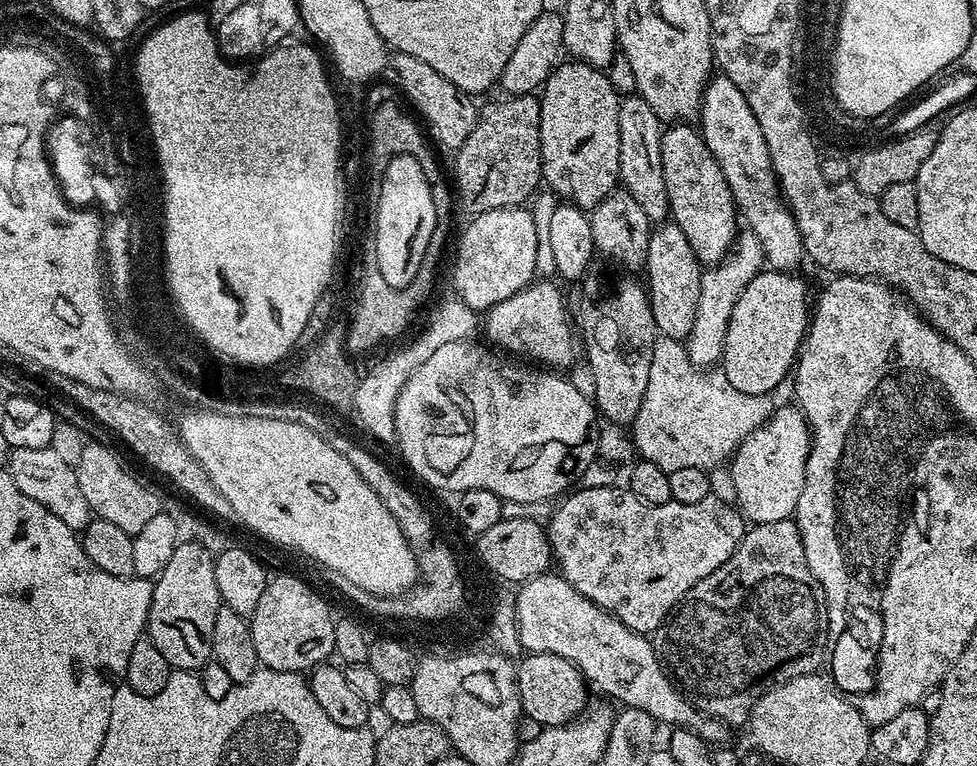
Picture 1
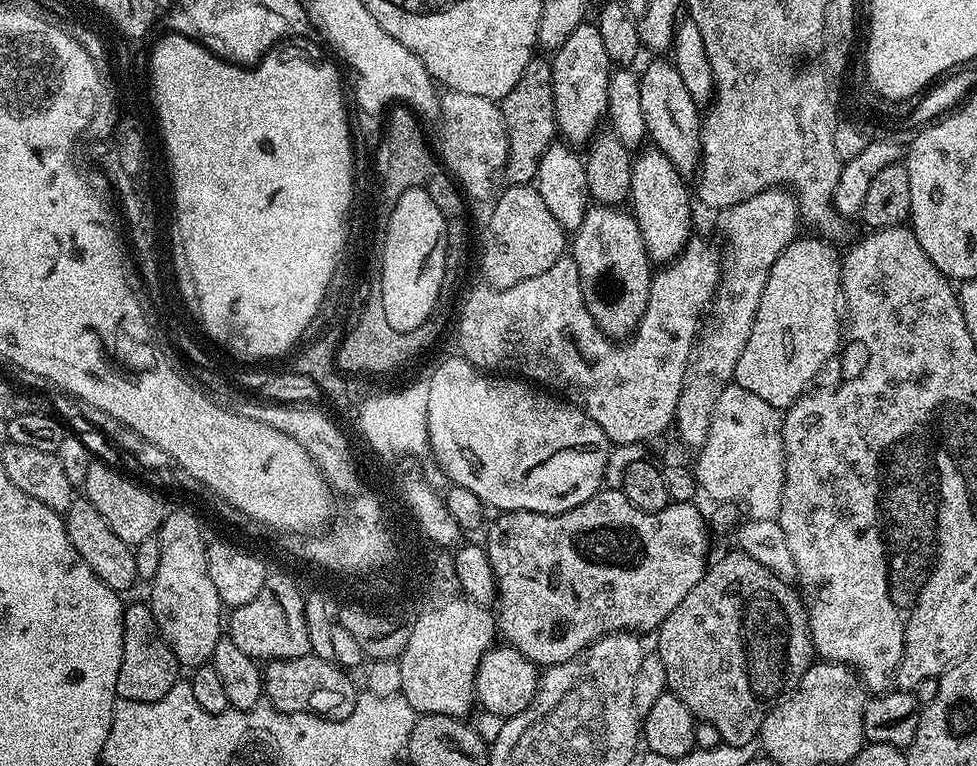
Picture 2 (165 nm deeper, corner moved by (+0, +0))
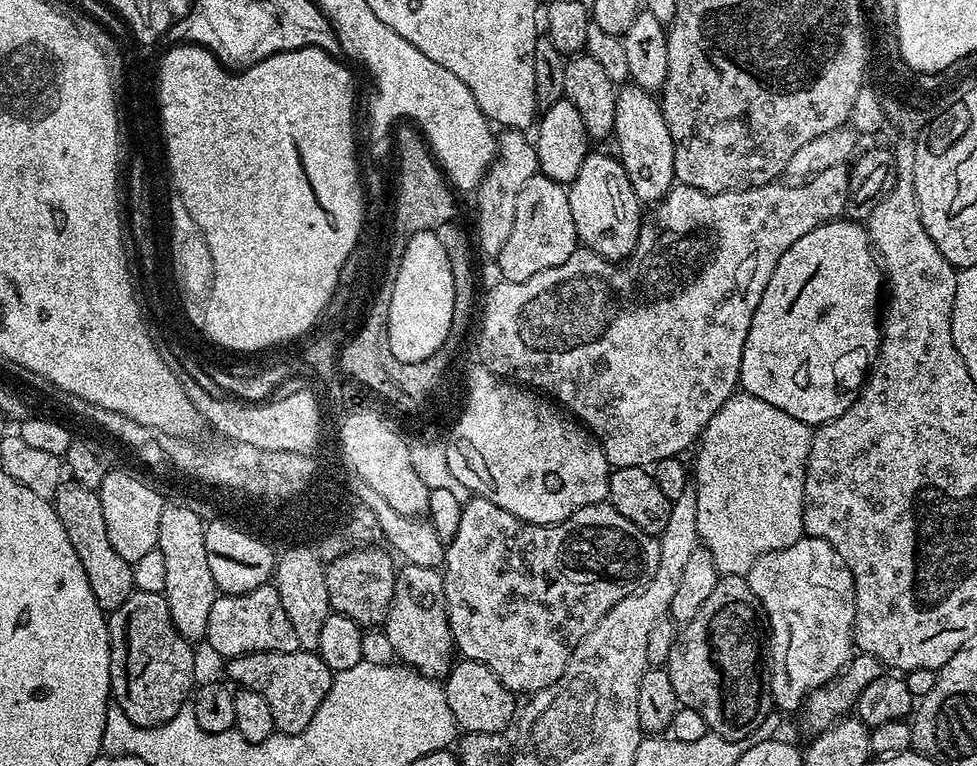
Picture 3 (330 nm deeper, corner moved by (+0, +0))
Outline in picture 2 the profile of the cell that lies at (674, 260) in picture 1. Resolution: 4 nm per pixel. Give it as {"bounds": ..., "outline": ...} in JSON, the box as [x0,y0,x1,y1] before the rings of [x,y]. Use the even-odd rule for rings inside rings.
{"bounds":[628,146,694,266],"outline":[[[648,146],[639,155],[632,162],[632,177],[628,191],[630,211],[632,217],[638,222],[638,230],[642,230],[649,260],[663,266],[688,245],[693,235],[692,204],[694,205],[694,200],[690,195],[689,185],[688,188],[684,185],[687,184],[685,177],[680,175],[677,168],[670,162],[670,158],[666,158],[666,154],[659,152],[655,146]]]}

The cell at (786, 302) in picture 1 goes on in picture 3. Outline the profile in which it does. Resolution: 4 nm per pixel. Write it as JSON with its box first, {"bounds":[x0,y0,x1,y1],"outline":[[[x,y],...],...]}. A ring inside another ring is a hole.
{"bounds":[739,218,882,426],"outline":[[[841,218],[831,220],[810,234],[802,234],[782,258],[778,258],[778,266],[774,266],[774,274],[770,274],[770,282],[766,282],[766,290],[762,290],[762,302],[758,302],[758,310],[754,310],[754,318],[750,318],[750,334],[746,334],[746,346],[742,350],[742,366],[740,367],[739,387],[754,398],[762,398],[762,402],[770,402],[770,406],[778,406],[778,410],[786,410],[790,418],[798,418],[798,422],[809,426],[828,424],[834,418],[846,414],[850,410],[853,399],[860,397],[865,377],[870,372],[870,362],[875,361],[880,351],[878,335],[878,304],[876,297],[882,294],[882,269],[878,257],[872,251],[872,239],[868,237],[868,229],[863,223]]]}

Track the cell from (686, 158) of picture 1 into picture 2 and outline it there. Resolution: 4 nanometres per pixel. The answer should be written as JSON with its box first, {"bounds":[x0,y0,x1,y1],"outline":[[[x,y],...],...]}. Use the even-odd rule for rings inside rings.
{"bounds":[640,58,702,178],"outline":[[[652,58],[640,72],[642,118],[646,118],[647,139],[670,158],[680,175],[688,178],[700,167],[700,122],[702,112],[690,98],[675,63],[668,58]],[[665,59],[665,60],[664,60]]]}

